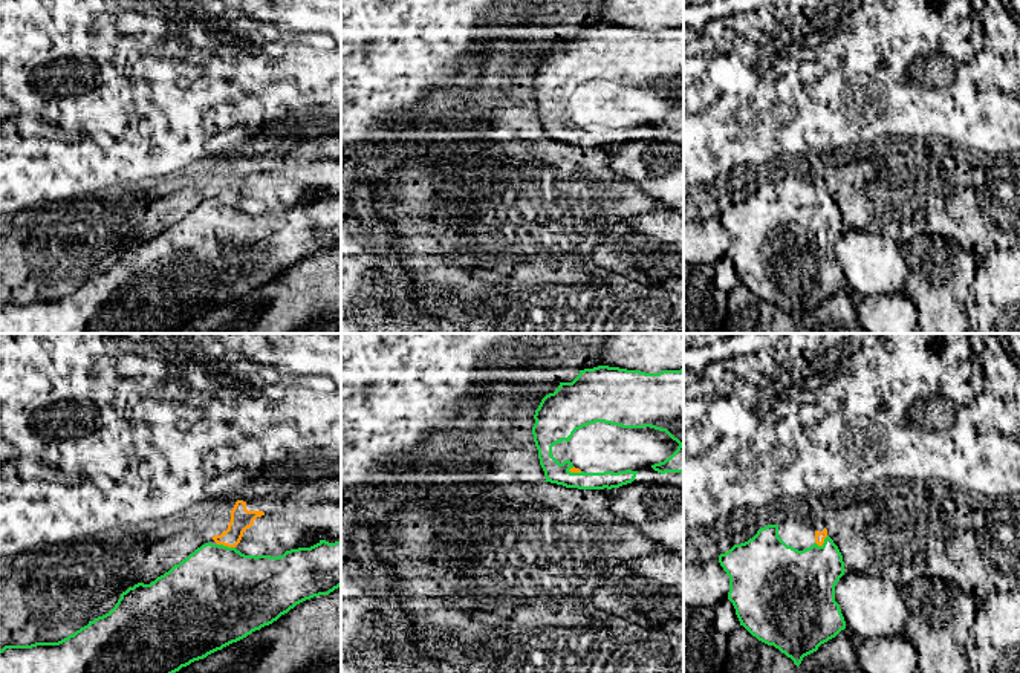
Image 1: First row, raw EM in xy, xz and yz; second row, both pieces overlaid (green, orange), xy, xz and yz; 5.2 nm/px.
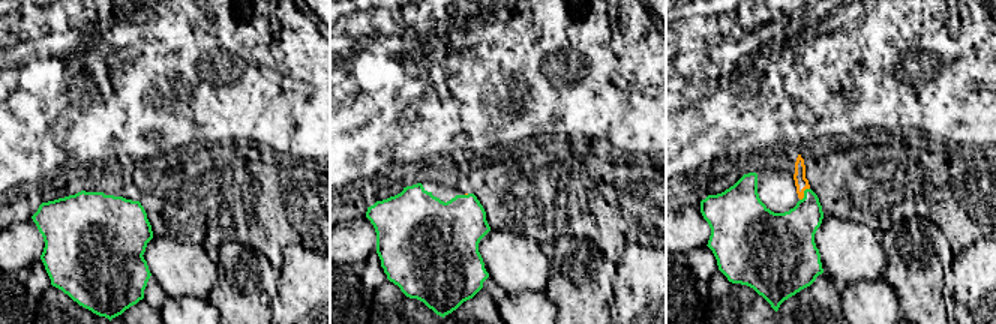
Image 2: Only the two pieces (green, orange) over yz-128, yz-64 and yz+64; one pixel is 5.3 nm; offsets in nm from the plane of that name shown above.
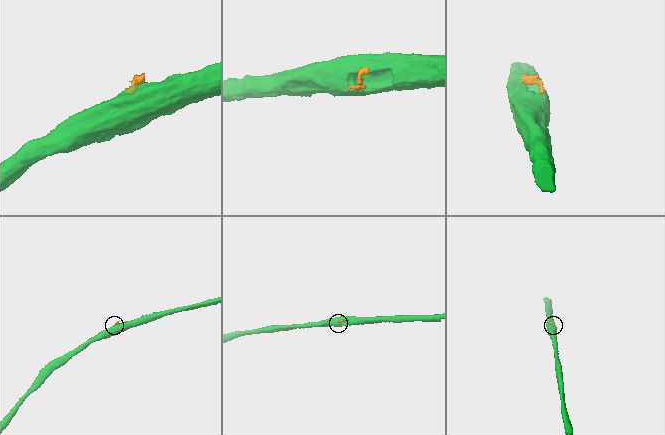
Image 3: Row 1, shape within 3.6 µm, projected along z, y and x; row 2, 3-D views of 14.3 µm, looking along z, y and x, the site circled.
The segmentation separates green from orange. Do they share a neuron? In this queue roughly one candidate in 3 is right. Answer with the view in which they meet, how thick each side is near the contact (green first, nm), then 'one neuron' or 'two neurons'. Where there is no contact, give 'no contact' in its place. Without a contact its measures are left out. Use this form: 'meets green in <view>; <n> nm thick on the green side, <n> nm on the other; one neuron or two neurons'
meets green in xy; 480 nm thick on the green side, 120 nm on the other; two neurons

